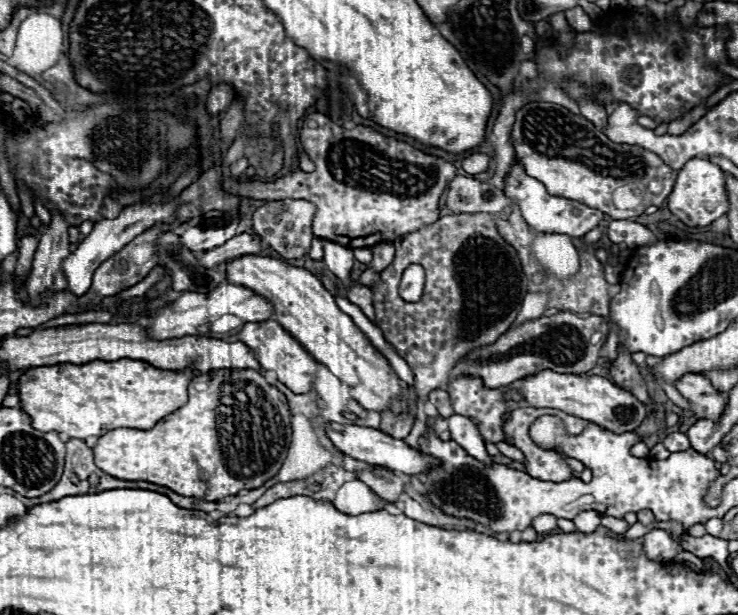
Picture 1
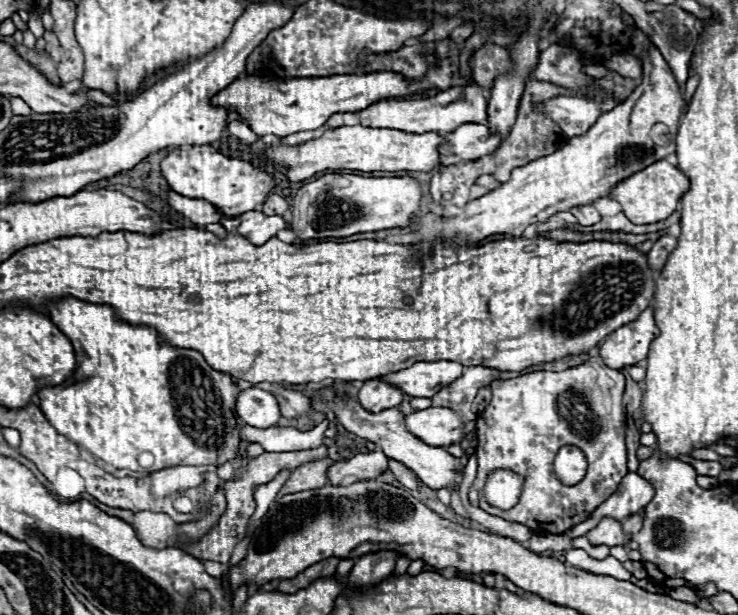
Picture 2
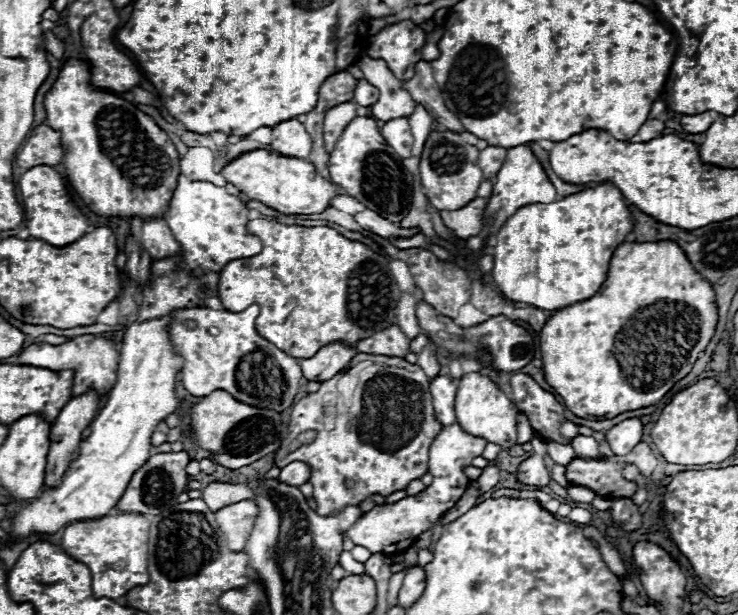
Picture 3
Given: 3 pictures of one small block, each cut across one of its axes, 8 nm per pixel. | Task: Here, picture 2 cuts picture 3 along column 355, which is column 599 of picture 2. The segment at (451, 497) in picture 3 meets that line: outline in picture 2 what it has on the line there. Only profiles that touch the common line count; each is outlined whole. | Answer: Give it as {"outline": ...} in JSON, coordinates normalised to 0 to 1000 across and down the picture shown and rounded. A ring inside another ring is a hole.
{"outline":[[[818,842],[808,859],[802,859],[797,868],[797,878],[802,885],[818,885],[818,888],[835,888],[846,885],[846,868],[843,868],[843,852],[829,842]]]}

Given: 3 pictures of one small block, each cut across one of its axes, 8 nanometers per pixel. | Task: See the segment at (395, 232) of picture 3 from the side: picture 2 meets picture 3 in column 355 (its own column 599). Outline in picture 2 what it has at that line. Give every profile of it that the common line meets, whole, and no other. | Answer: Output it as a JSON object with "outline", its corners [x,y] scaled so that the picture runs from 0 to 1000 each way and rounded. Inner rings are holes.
{"outline":[[[778,335],[778,341],[772,341],[780,358],[789,364],[789,367],[802,367],[808,361],[813,361],[813,348],[805,341],[805,335]]]}

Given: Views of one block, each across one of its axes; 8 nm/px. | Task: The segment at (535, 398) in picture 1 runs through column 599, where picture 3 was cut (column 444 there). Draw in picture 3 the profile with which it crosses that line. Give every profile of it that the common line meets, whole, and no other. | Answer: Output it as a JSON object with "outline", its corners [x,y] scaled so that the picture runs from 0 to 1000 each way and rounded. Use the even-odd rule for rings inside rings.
{"outline":[[[591,611],[583,618],[583,641],[588,657],[591,680],[607,693],[618,686],[615,673],[615,644],[618,644],[618,621],[607,611]]]}

